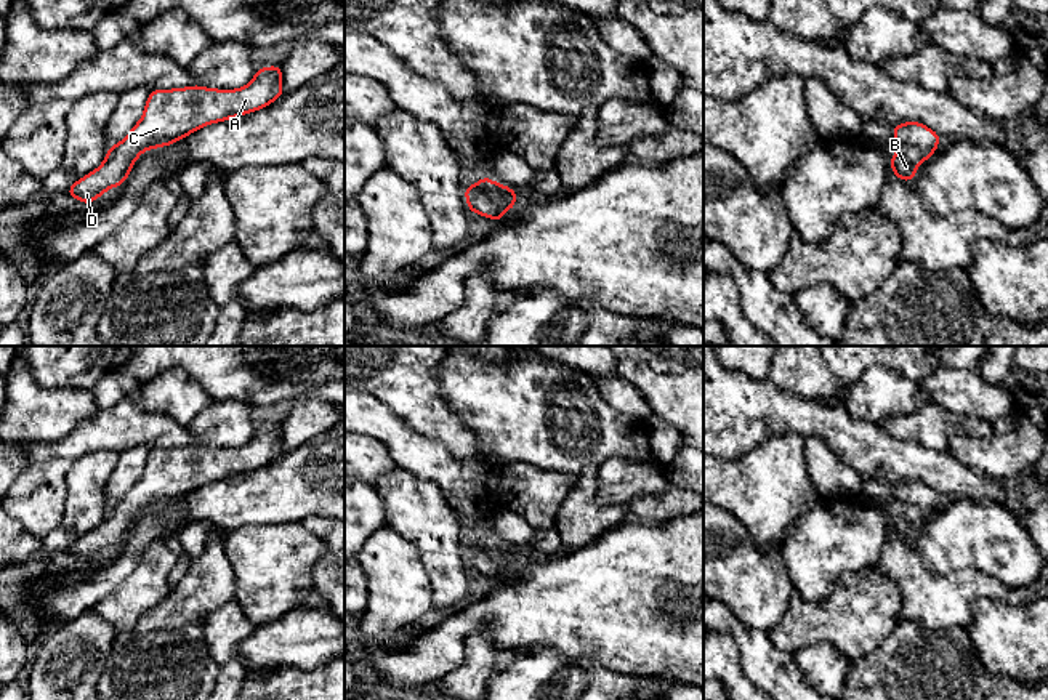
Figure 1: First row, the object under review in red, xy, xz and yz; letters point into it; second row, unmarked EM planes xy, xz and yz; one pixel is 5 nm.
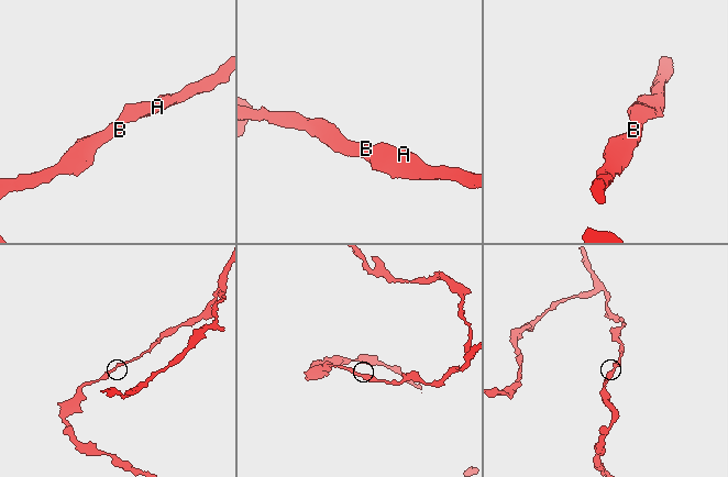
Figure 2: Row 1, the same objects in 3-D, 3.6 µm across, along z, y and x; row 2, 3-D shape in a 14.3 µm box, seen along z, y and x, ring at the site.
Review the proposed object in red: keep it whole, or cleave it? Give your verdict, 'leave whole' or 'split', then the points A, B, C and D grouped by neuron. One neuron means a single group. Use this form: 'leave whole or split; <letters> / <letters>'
leave whole; A B C D

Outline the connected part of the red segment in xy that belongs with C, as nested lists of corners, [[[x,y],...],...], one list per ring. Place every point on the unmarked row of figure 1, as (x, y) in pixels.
[[[280,424],[260,426],[239,449],[194,444],[149,450],[143,476],[125,498],[111,505],[104,521],[66,551],[88,564],[107,548],[122,545],[144,509],[173,503],[205,484],[260,469],[282,453]]]

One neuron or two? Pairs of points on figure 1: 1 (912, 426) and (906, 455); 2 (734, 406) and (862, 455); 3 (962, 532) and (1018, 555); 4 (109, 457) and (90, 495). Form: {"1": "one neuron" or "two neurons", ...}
{"1": "two neurons", "2": "one neuron", "3": "one neuron", "4": "one neuron"}

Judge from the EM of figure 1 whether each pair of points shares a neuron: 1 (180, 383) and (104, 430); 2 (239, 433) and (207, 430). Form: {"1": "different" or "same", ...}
{"1": "different", "2": "same"}

